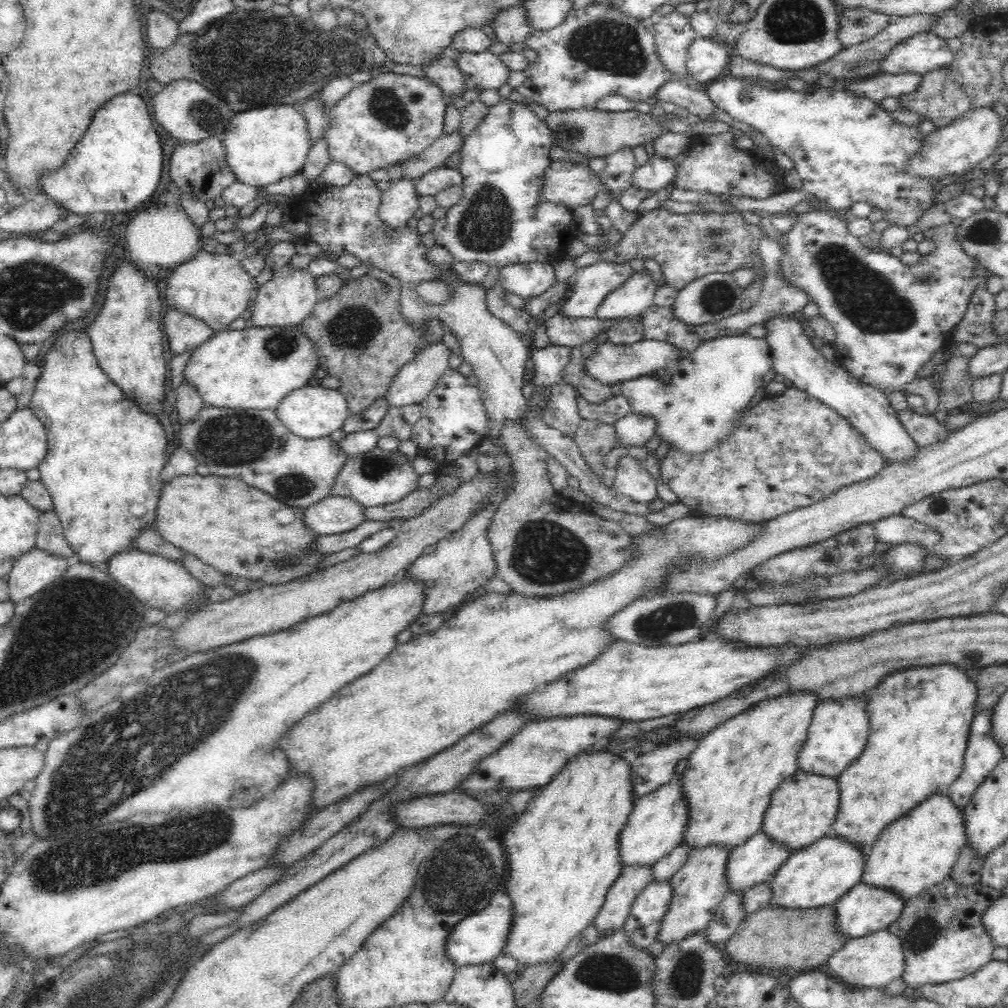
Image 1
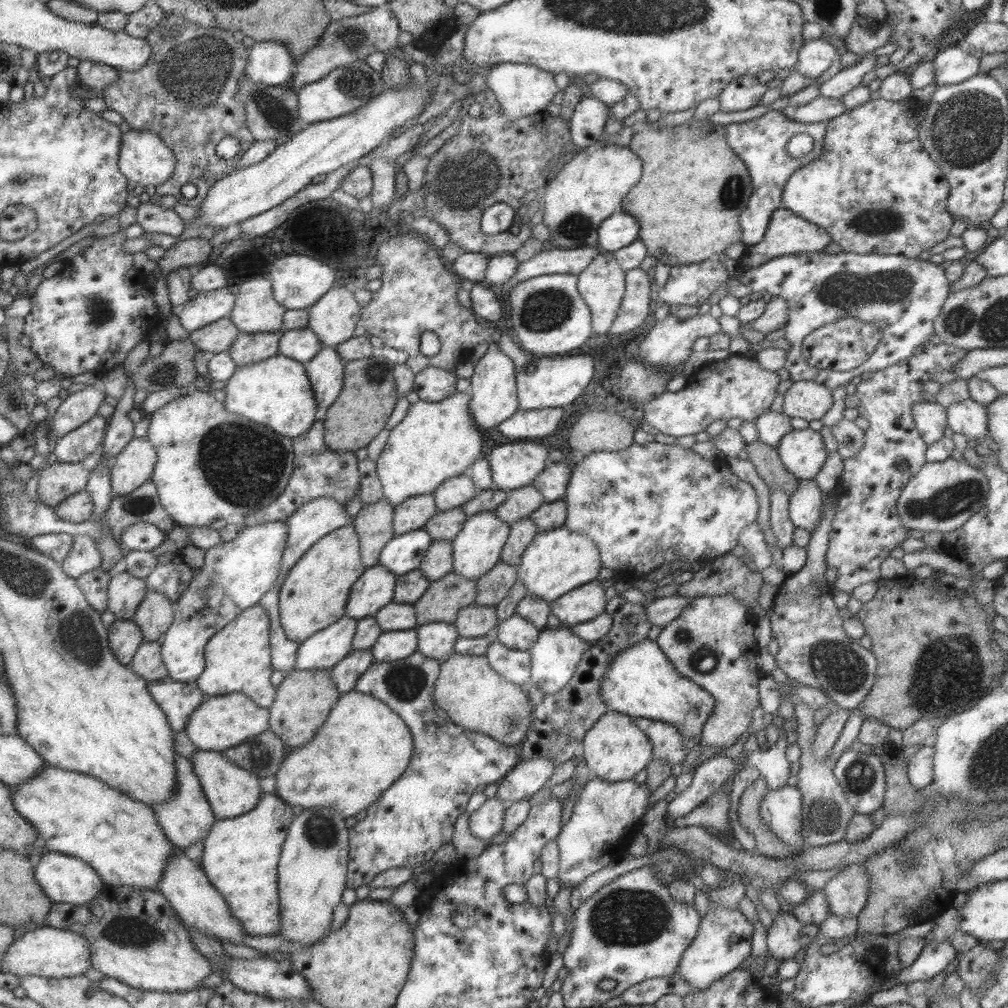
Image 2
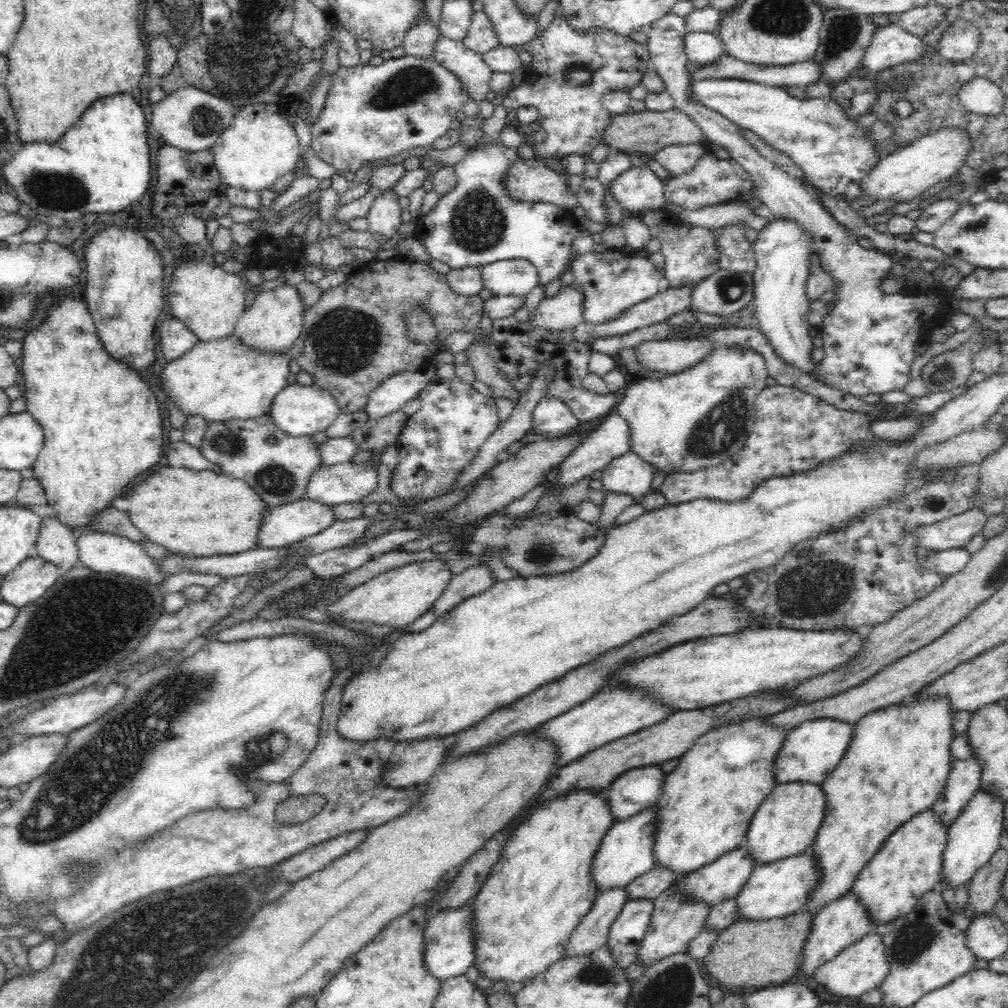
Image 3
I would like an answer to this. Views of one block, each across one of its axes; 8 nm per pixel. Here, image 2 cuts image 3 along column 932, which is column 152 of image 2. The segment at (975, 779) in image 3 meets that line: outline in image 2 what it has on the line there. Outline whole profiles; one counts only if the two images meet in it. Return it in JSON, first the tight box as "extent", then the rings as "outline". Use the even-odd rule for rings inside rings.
{"extent":[151,753,216,849],"outline":[[[175,753],[173,764],[176,770],[176,789],[172,797],[151,806],[151,810],[154,812],[157,824],[163,830],[165,838],[173,845],[184,849],[196,841],[205,840],[211,825],[216,820],[213,818],[209,803],[201,790],[200,782],[192,771],[191,761]]]}

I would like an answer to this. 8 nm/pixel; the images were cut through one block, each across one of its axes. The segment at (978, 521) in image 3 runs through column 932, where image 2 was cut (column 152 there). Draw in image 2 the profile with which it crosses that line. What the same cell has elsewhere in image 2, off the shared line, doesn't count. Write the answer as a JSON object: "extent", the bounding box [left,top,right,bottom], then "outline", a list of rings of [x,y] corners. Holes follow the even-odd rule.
{"extent":[120,521,166,551],"outline":[[[137,521],[124,528],[120,538],[129,551],[151,551],[165,540],[166,533],[154,524]]]}

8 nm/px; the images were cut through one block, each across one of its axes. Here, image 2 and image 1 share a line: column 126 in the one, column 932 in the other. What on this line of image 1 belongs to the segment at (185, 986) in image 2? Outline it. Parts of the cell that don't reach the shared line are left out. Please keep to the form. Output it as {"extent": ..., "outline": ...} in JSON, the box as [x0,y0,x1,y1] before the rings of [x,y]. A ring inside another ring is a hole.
{"extent":[886,877,1000,990],"outline":[[[946,877],[942,882],[931,886],[917,897],[909,898],[902,906],[900,916],[892,924],[886,926],[886,930],[898,937],[904,953],[904,970],[901,979],[906,987],[919,990],[926,985],[937,985],[943,982],[958,980],[959,978],[968,977],[980,970],[986,962],[991,961],[992,956],[992,939],[986,933],[982,925],[982,912],[1000,898],[1000,893],[995,888],[986,886],[981,882],[970,886],[957,885],[952,878]]]}

